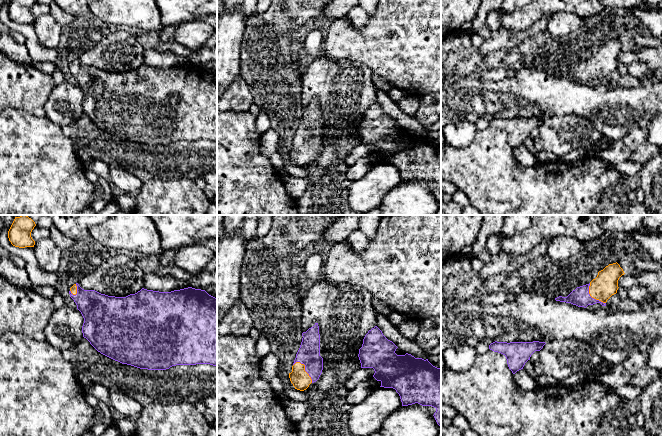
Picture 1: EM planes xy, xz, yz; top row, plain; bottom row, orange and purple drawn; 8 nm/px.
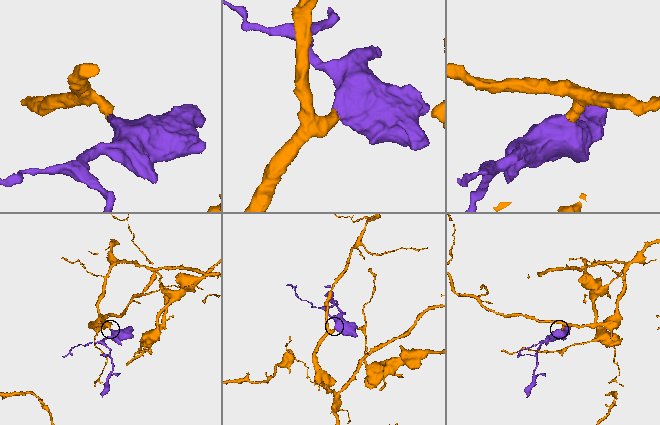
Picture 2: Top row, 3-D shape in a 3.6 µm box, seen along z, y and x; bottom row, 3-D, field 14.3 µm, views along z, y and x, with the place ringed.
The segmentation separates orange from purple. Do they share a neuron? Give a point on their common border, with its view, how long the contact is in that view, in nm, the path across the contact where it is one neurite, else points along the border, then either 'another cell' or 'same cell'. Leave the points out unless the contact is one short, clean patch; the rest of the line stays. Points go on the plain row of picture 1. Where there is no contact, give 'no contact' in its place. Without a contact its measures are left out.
contact xz (304, 146); length 220 nm; way xz (300, 155), (304, 146), (308, 141), (308, 130); same cell

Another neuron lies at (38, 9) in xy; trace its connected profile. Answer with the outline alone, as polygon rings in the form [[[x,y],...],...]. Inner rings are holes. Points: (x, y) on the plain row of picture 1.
[[[36,1],[31,8],[31,13],[35,19],[42,15],[50,14],[50,6]]]

